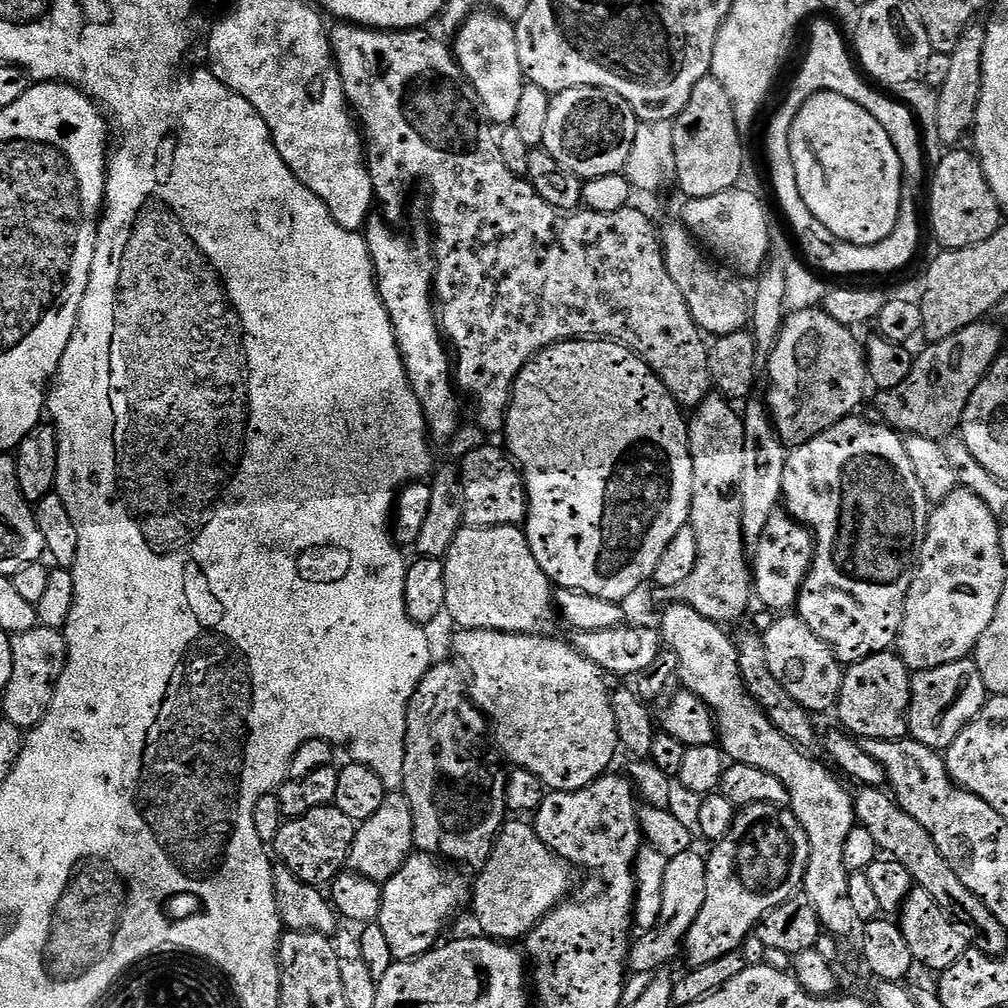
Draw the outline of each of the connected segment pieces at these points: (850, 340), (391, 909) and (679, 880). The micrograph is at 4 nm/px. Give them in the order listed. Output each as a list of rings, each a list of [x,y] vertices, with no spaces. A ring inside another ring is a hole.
[[[820,306],[785,315],[780,336],[766,356],[768,376],[772,379],[766,405],[772,423],[785,445],[801,448],[806,442],[822,435],[830,430],[830,426],[834,426],[839,420],[845,420],[859,409],[856,407],[863,402],[864,395],[870,389],[870,377],[865,349],[856,341],[852,332],[855,331],[849,325],[834,322],[834,318],[830,318],[830,314]]]
[[[416,850],[400,867],[398,874],[394,874],[394,878],[390,878],[383,884],[382,910],[378,923],[382,932],[386,934],[393,961],[417,960],[422,954],[432,951],[441,943],[442,937],[440,935],[443,934],[444,927],[459,914],[460,908],[467,909],[469,907],[470,880],[455,870],[460,871],[441,862],[437,857]]]
[[[696,850],[671,857],[666,866],[666,882],[662,892],[662,914],[654,927],[637,935],[630,944],[630,968],[635,972],[657,973],[667,969],[668,963],[682,952],[688,931],[694,926],[698,912],[702,910],[702,902],[706,902],[706,870],[707,859],[699,856]]]

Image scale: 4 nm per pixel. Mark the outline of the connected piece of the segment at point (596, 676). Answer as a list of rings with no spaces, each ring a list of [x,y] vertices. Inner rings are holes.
[[[460,630],[455,634],[452,648],[466,673],[472,703],[494,725],[494,740],[496,736],[496,744],[504,751],[509,765],[530,770],[543,781],[545,789],[553,792],[582,790],[611,769],[608,767],[616,756],[616,748],[618,752],[621,747],[620,734],[609,681],[598,666],[571,643],[552,640],[551,635],[520,636],[516,632],[490,630]]]

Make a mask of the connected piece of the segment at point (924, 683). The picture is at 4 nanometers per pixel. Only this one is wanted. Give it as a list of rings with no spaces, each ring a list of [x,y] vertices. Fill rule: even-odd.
[[[965,658],[946,666],[918,672],[912,678],[912,701],[908,711],[910,736],[937,750],[946,750],[962,734],[971,720],[983,710],[990,699],[986,682],[978,670],[975,659]]]

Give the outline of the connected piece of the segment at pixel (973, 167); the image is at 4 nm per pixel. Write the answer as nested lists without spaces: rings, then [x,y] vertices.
[[[956,148],[947,151],[942,162],[933,169],[930,188],[930,220],[940,248],[965,249],[984,242],[1003,225],[1004,213],[994,198],[989,182],[981,168],[979,157],[969,149]]]

